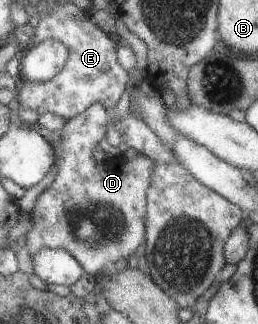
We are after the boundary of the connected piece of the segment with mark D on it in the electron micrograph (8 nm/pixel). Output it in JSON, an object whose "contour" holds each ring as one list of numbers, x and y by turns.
{"contour":[[125,96,110,110,106,110,101,102,97,102,82,114,68,119,66,125,60,129,61,141,57,143,57,147,52,145,56,157,56,179,48,189,37,193,37,202,29,213,32,227,25,236,26,248,31,258,43,248,61,248,71,252,87,274,97,276,102,269,112,267,119,259,131,257,137,247,146,241,146,191,151,183,152,161,143,154,138,154,132,162,122,158,97,162,93,158,93,149,107,131,108,124,129,113,130,101]]}

